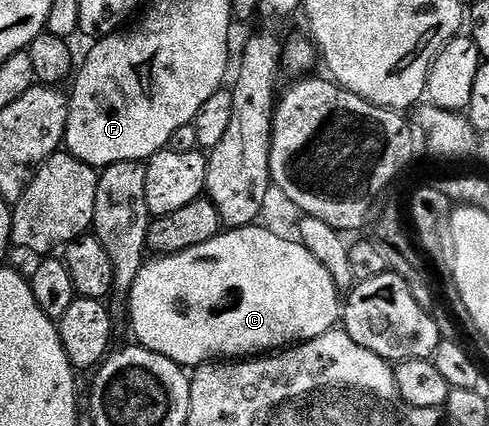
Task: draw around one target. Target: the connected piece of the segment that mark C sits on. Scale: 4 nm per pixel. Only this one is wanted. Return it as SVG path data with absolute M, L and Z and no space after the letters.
M261 225L234 227L221 230L212 239L186 248L184 251L149 258L133 283L132 291L129 292L126 300L126 307L128 307L129 317L132 318L132 331L136 334L135 342L139 346L179 363L185 369L195 369L213 361L236 361L241 357L256 357L261 353L272 353L277 349L302 343L305 339L313 339L322 333L333 330L342 319L342 295L336 292L334 280L336 280L334 275L301 242L282 240Z

